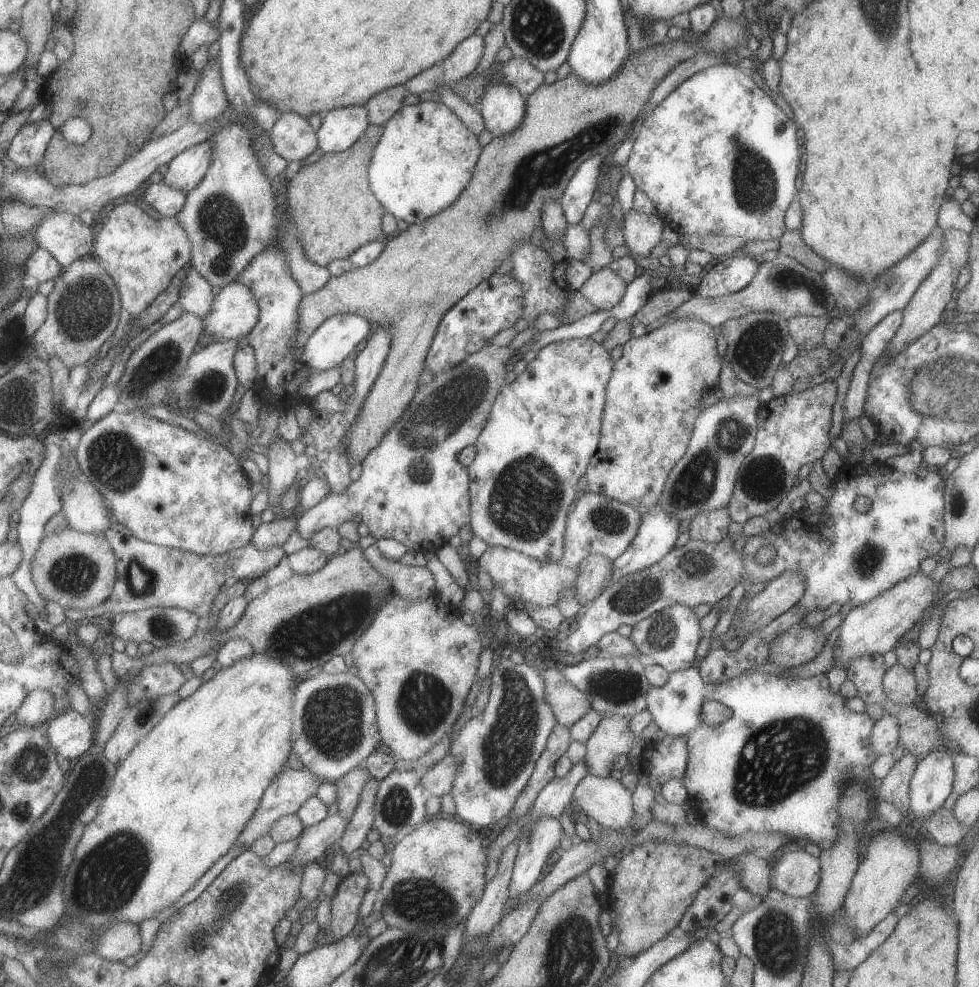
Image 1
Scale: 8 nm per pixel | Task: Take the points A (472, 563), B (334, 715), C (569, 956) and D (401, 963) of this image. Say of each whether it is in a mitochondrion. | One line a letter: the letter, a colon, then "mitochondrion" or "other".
A: other
B: mitochondrion
C: mitochondrion
D: mitochondrion

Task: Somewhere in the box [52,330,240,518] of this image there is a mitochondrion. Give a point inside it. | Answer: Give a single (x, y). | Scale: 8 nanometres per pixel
(116, 459)

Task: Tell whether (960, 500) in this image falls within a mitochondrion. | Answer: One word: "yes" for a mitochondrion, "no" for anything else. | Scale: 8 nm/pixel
yes

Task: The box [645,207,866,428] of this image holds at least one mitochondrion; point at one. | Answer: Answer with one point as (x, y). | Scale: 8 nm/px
(762, 340)

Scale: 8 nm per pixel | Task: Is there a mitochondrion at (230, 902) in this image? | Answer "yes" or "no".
yes

